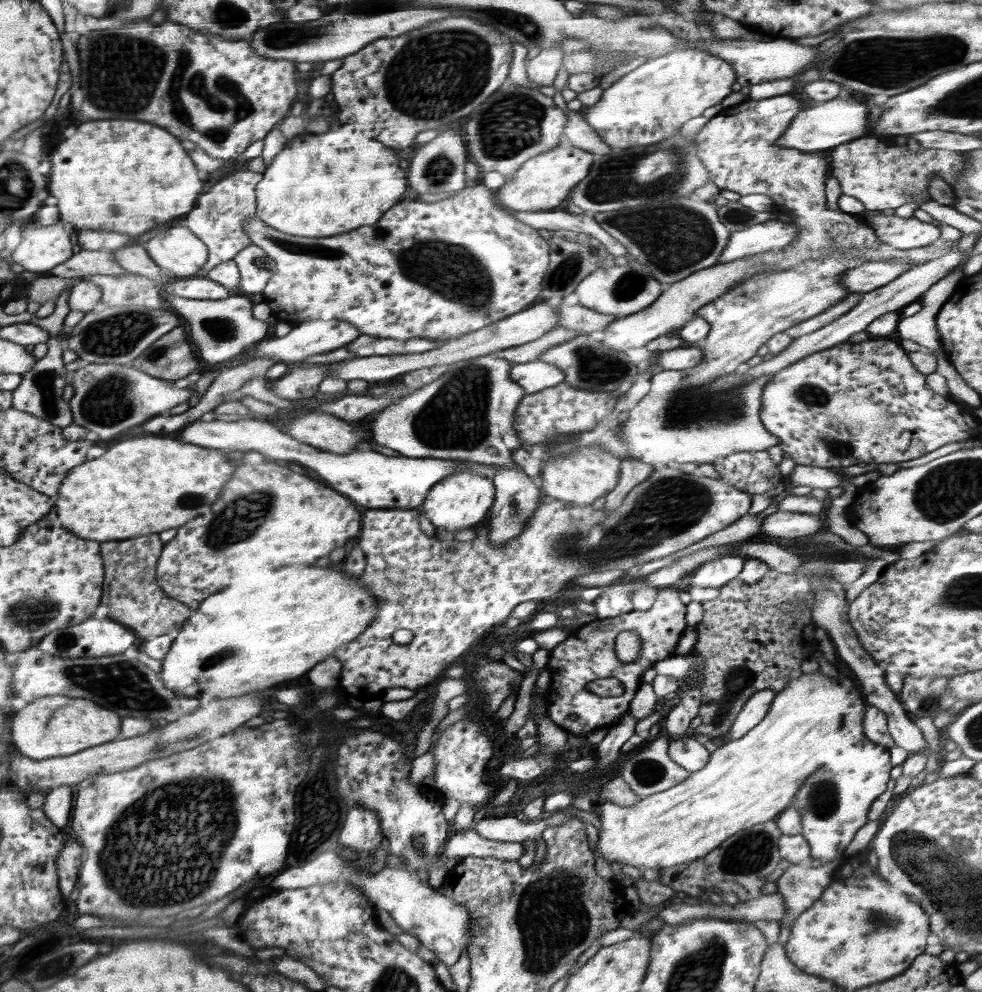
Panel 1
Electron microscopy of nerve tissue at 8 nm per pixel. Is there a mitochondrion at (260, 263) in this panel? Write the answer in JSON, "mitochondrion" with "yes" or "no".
{"mitochondrion":"yes"}

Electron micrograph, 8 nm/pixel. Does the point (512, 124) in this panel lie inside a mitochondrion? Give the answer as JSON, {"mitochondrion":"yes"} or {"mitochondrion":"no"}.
{"mitochondrion":"yes"}

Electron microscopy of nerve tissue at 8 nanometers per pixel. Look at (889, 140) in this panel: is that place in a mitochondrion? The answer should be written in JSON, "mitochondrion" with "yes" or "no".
{"mitochondrion":"no"}

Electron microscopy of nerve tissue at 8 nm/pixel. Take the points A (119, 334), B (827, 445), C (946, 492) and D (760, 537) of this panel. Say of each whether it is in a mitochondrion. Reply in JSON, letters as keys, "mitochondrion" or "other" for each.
{"A":"mitochondrion","B":"mitochondrion","C":"mitochondrion","D":"other"}

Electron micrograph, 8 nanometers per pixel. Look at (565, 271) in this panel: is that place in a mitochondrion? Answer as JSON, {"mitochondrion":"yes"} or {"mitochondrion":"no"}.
{"mitochondrion":"yes"}

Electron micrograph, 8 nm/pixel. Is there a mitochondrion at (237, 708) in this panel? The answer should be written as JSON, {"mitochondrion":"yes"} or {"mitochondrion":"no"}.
{"mitochondrion":"no"}

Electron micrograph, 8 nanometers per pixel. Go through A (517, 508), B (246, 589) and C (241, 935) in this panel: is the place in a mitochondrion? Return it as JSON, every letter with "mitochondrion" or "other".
{"A":"mitochondrion","B":"other","C":"other"}

